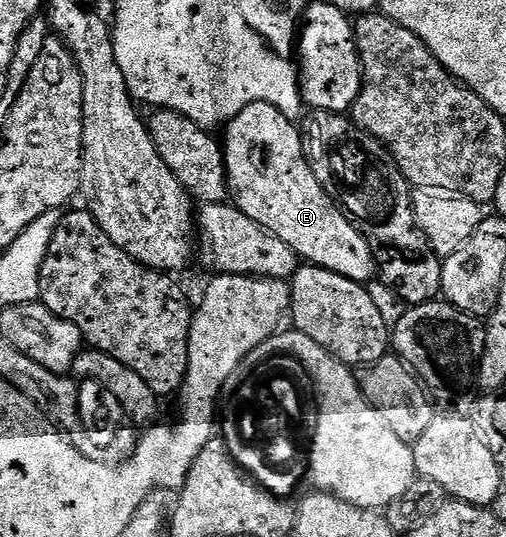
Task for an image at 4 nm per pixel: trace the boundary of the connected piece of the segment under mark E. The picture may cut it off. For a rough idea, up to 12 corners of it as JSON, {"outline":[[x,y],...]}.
{"outline":[[251,103],[223,133],[232,204],[302,262],[362,283],[373,246],[300,128]]}

